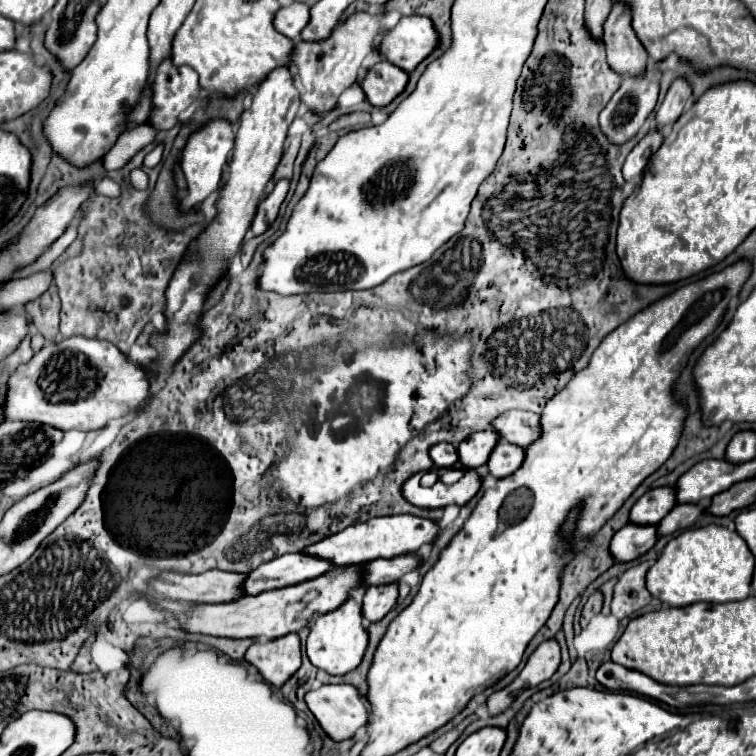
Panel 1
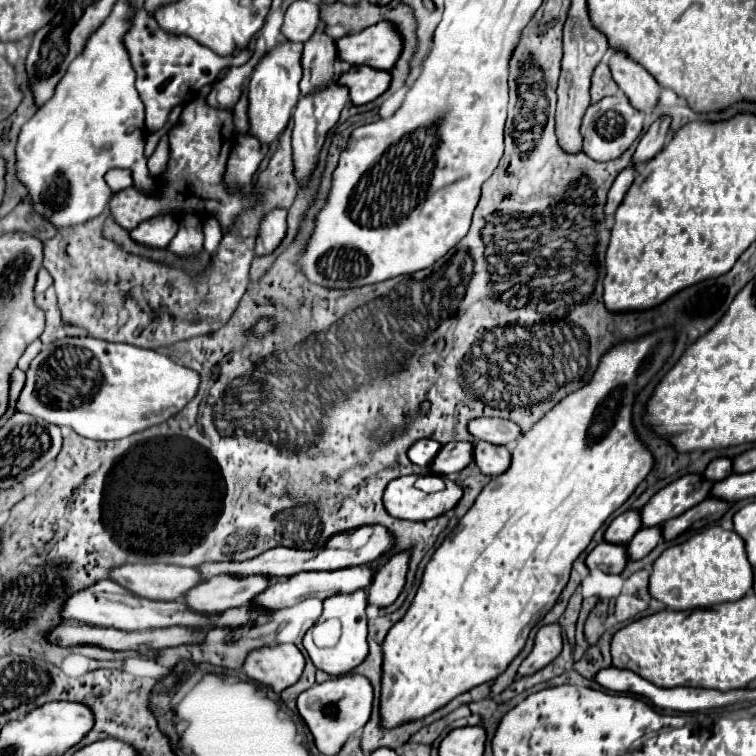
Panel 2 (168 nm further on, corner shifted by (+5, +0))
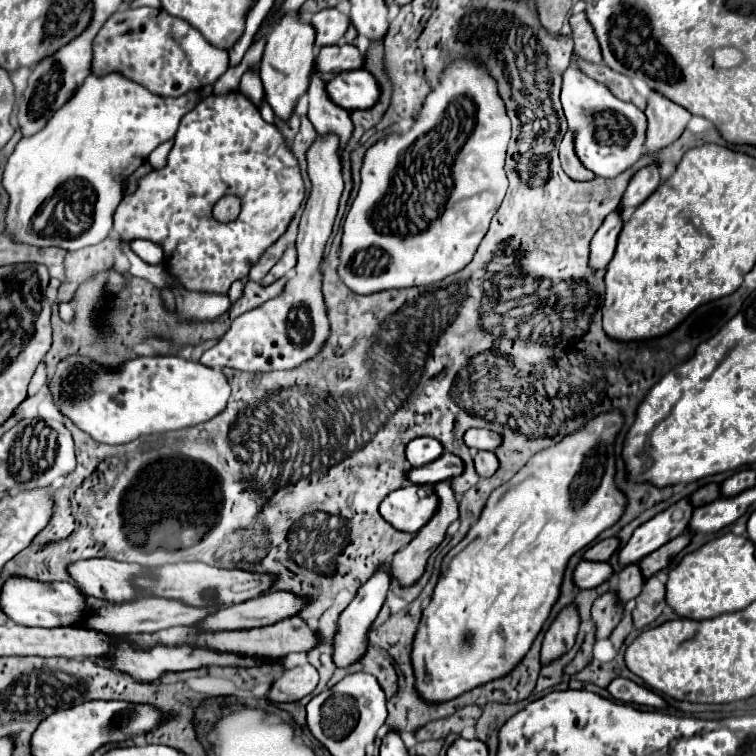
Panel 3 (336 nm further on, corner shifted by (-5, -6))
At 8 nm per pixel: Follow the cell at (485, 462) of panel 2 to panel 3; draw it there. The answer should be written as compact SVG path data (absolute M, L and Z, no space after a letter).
M478 452L474 456L474 468L480 478L490 478L498 470L498 458L494 452Z

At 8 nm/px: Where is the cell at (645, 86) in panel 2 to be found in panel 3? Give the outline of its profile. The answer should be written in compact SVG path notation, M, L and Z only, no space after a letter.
M652 92L646 108L648 118L648 130L646 130L646 154L656 154L662 148L676 142L692 114L684 110L682 106L670 102L668 98L662 98L662 94Z

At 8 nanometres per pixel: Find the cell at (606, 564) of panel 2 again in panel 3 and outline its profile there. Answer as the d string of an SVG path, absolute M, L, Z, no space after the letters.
M582 560L574 570L574 586L580 590L594 588L612 576L612 568L606 562L586 562Z

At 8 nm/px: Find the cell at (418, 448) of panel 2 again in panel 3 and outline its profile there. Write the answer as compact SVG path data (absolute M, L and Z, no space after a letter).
M414 438L408 446L406 446L406 460L412 466L424 466L426 462L432 462L436 458L442 456L442 444L434 438Z

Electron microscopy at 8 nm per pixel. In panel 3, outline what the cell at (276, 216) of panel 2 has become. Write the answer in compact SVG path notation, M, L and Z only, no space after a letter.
M290 246L290 248L284 252L284 256L278 260L278 264L264 276L264 280L260 282L260 286L270 286L272 282L276 282L276 280L280 280L282 276L286 276L294 266L296 266L296 250L294 250L294 246Z

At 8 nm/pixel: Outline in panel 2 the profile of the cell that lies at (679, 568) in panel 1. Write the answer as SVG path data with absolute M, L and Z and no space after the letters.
M710 526L696 532L682 544L666 548L654 562L650 574L650 596L664 602L670 610L704 608L740 600L752 588L752 566L746 558L744 542L736 532Z

